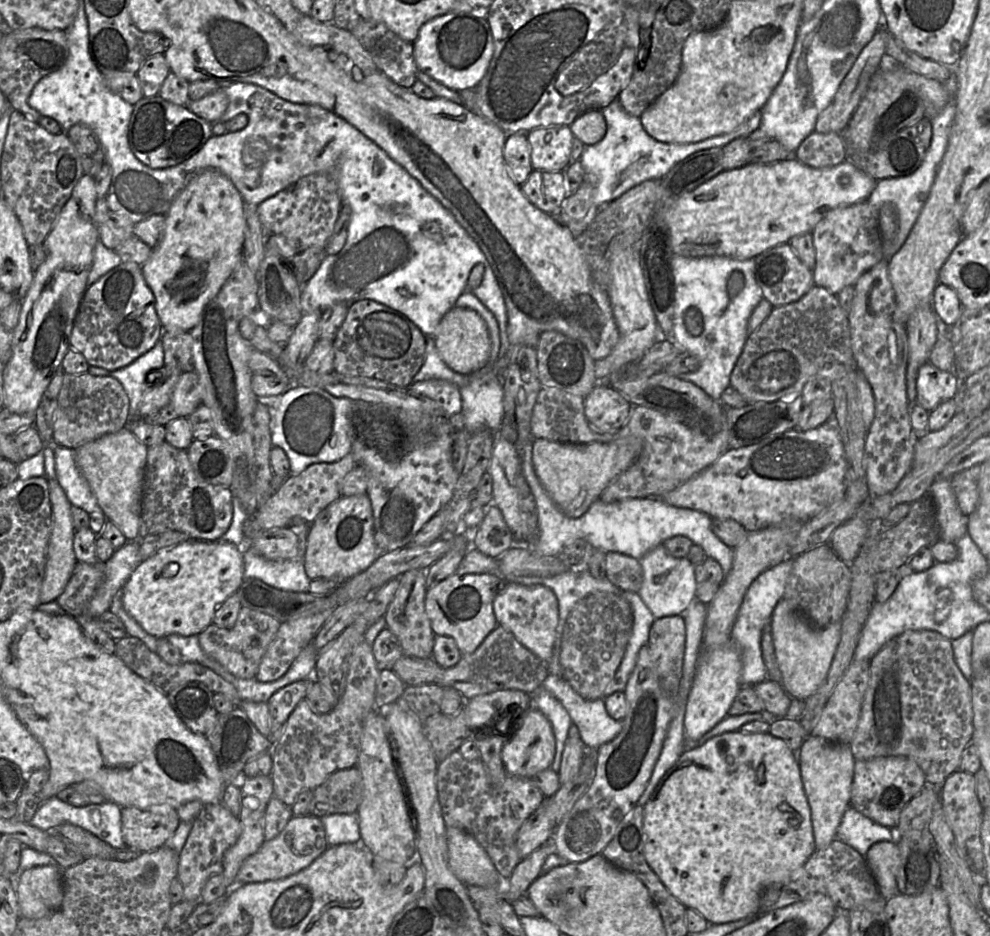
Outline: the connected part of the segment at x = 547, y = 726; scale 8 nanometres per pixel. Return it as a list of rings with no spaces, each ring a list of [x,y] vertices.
[[[534,706],[523,713],[522,711],[520,714],[517,713],[517,716],[520,717],[517,717],[514,728],[505,729],[512,735],[502,748],[502,761],[507,774],[532,778],[538,772],[551,766],[556,750],[555,735],[550,721]]]

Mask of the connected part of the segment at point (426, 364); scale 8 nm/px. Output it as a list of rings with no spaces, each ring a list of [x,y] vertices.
[[[425,335],[425,339],[425,359],[421,368],[414,376],[412,384],[427,380],[444,380],[457,385],[459,388],[465,386],[469,381],[469,376],[454,372],[443,362],[433,336]]]

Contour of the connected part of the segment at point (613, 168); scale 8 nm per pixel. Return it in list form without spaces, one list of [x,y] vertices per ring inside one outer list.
[[[614,99],[602,110],[607,130],[601,141],[584,147],[579,159],[586,172],[586,180],[595,186],[595,204],[601,208],[646,180],[661,179],[668,171],[689,155],[704,149],[723,147],[732,140],[747,137],[761,124],[761,110],[756,111],[733,131],[693,143],[660,142],[645,131],[636,117],[627,113],[619,100]]]

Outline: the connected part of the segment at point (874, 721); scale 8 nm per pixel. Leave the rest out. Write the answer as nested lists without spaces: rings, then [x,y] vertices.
[[[907,630],[886,643],[870,660],[869,684],[862,701],[859,721],[850,742],[854,760],[868,760],[874,757],[906,756],[912,758],[925,774],[926,784],[940,787],[944,780],[959,769],[961,756],[971,743],[973,733],[973,708],[971,683],[962,674],[954,659],[952,640],[932,630]]]

